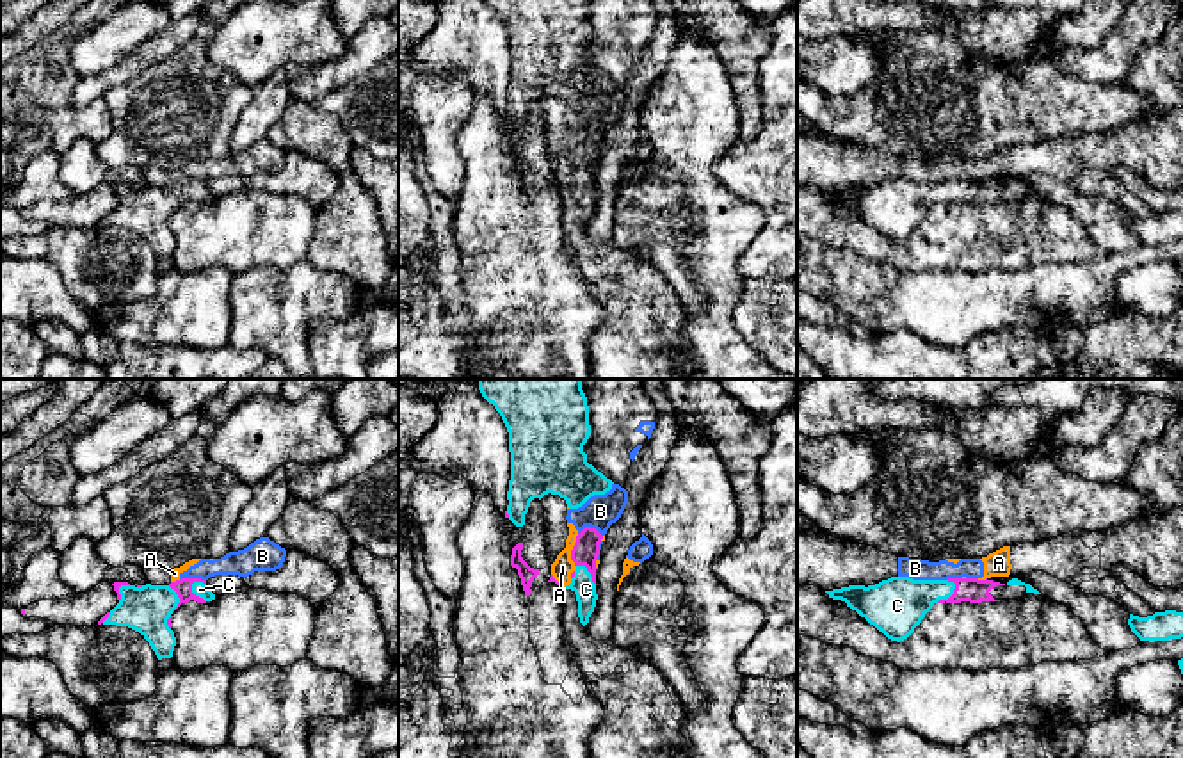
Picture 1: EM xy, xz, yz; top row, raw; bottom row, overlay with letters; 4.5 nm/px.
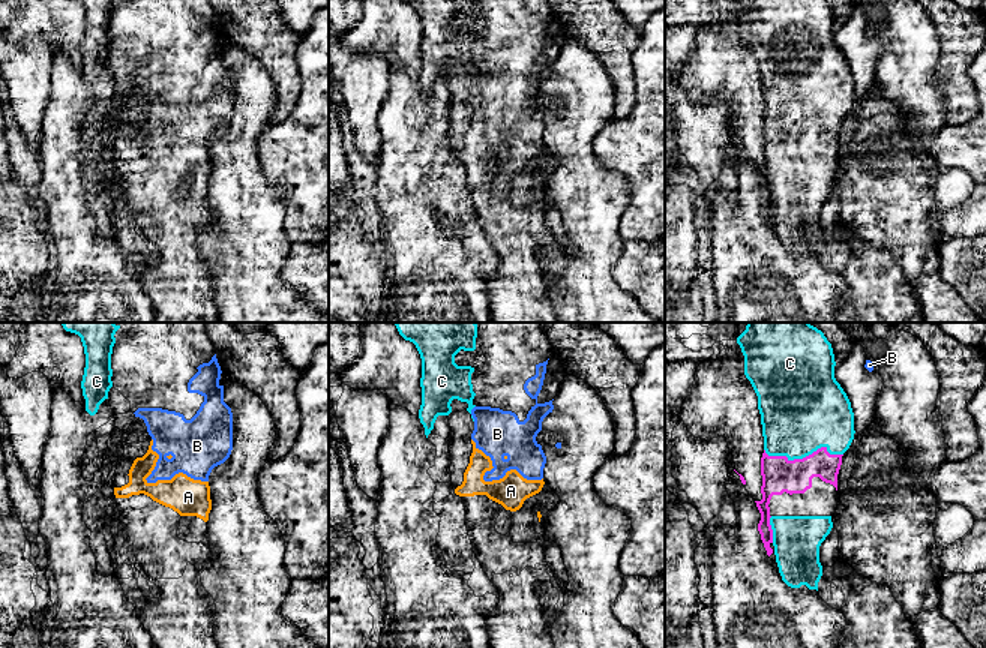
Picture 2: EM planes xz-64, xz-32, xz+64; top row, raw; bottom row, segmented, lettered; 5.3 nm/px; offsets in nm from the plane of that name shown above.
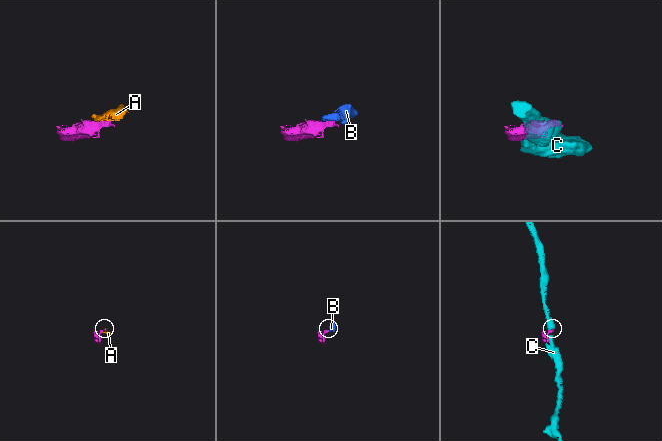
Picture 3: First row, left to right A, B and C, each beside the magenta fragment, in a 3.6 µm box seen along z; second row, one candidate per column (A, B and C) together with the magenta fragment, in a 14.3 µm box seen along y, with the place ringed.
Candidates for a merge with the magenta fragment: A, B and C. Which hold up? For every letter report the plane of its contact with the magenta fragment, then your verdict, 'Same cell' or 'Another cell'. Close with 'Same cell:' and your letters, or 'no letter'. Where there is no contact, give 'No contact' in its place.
A: Touches magenta in xz. Another cell
B: Touches magenta in xy. Another cell
C: Touches magenta in xy. Another cell
Same cell: no letter

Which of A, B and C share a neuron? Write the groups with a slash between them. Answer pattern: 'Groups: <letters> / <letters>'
Groups: A B / C

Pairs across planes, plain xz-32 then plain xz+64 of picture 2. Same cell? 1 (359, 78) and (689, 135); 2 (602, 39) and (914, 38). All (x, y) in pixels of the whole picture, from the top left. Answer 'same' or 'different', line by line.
1: same
2: different

